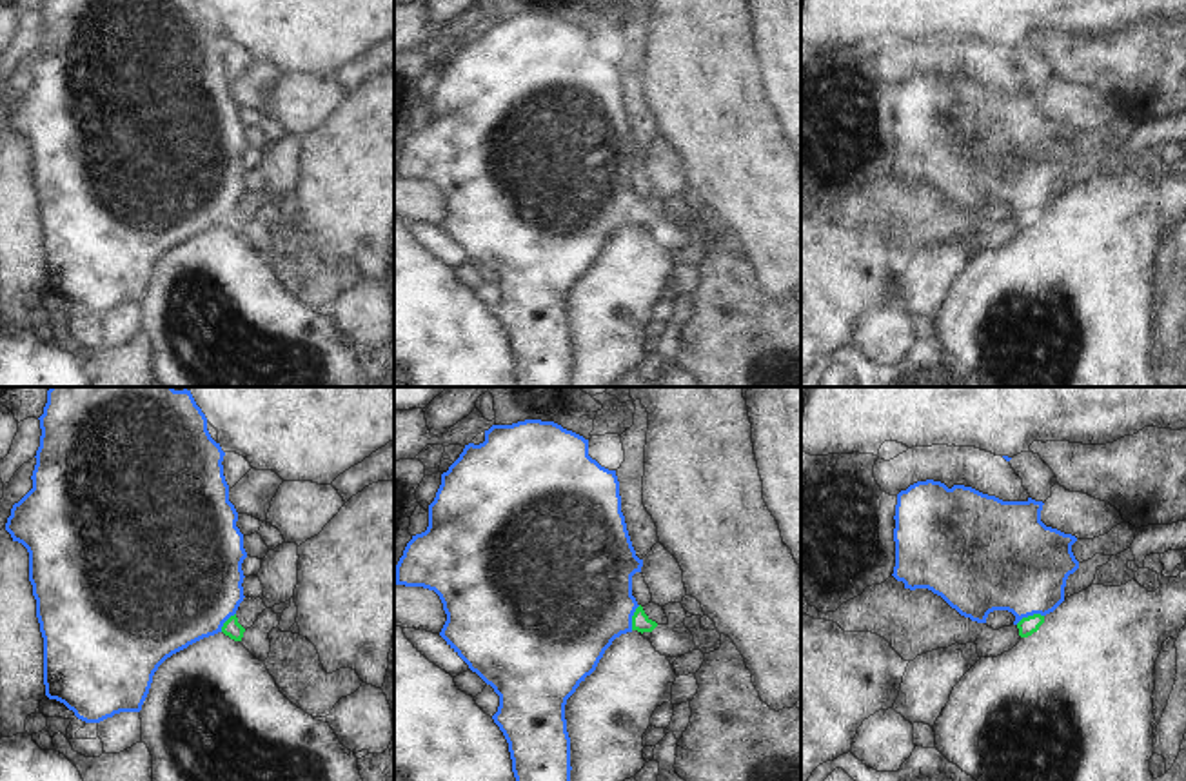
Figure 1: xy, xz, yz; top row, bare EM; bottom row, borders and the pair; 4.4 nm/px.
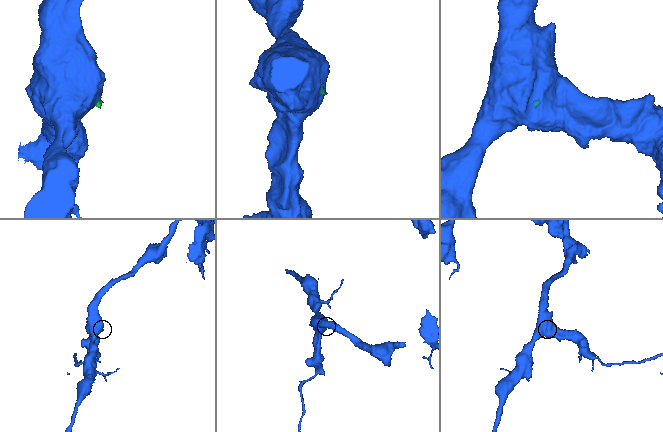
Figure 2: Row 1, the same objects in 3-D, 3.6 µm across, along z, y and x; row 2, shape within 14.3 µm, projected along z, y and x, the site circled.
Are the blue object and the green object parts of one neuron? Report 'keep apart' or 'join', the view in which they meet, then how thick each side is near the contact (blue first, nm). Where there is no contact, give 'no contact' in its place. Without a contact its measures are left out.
join | yz | 440/80 nm

